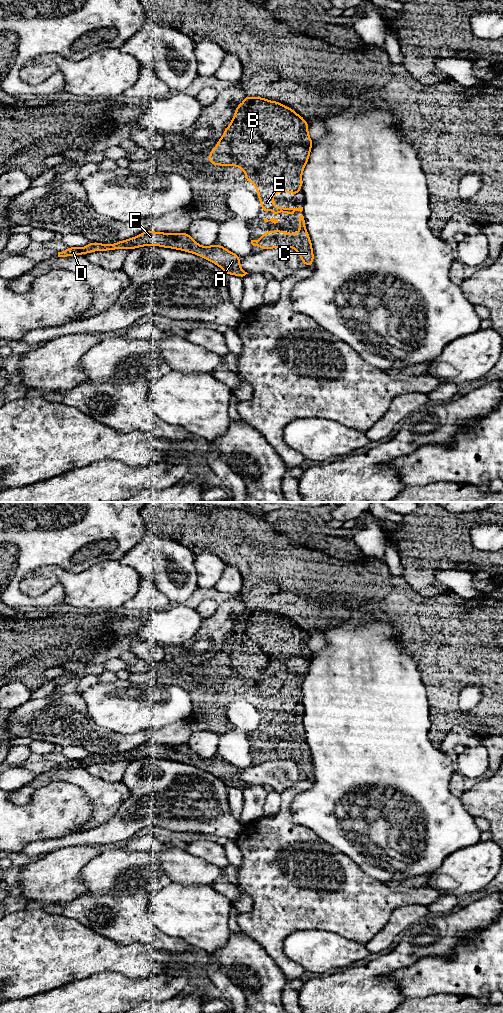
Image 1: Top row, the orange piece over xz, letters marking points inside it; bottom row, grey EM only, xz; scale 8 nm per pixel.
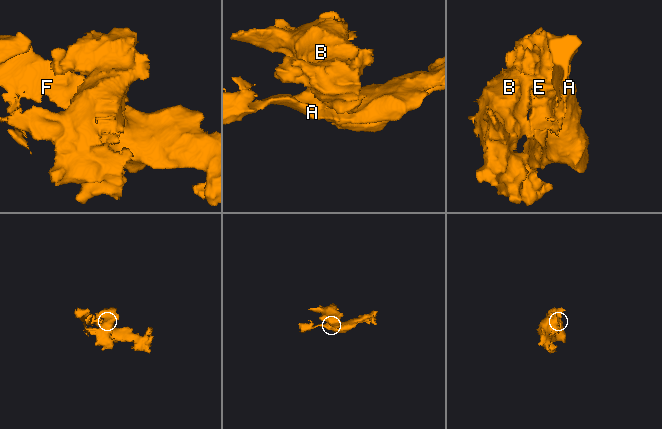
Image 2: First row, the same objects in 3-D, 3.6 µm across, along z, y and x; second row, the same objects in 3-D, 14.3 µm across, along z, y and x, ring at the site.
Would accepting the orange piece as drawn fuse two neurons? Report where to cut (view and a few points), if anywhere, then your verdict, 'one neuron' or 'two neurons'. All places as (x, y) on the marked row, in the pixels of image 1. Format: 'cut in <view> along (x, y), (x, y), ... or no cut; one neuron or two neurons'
no cut; one neuron

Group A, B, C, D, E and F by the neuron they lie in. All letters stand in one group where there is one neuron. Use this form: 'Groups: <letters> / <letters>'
Groups: A B C D E F

